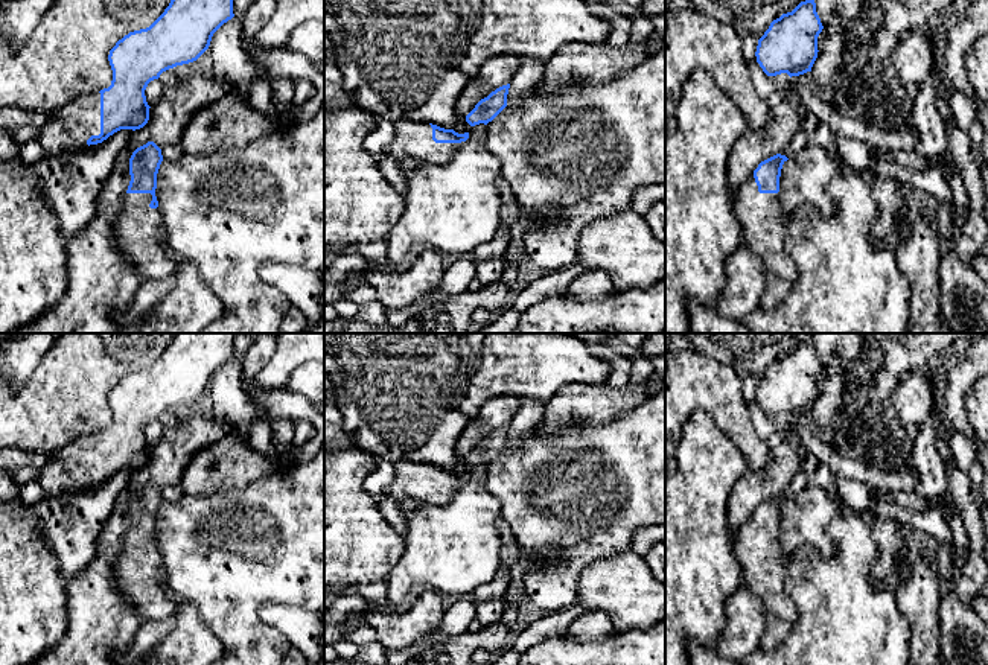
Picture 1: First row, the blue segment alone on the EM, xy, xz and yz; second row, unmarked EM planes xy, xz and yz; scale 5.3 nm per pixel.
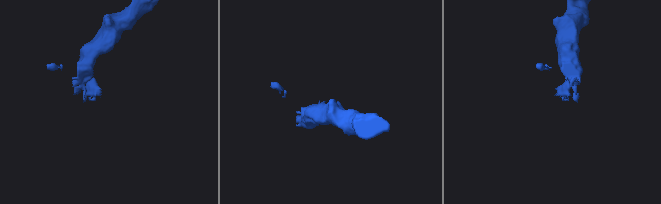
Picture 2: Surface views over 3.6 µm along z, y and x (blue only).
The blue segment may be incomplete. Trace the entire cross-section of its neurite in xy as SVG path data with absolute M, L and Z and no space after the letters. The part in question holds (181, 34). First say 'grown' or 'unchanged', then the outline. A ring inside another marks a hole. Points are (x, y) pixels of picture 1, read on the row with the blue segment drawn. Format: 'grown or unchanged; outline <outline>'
grown; outline M171 0L149 27L129 32L110 50L113 81L108 88L49 111L49 122L38 129L38 142L46 154L84 149L120 129L143 128L151 108L145 96L148 84L169 68L196 61L209 49L213 33L233 17L233 0Z

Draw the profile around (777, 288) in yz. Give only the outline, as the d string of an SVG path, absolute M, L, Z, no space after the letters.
M766 272L766 291L763 294L763 307L772 309L778 306L789 294L790 283L775 272Z

